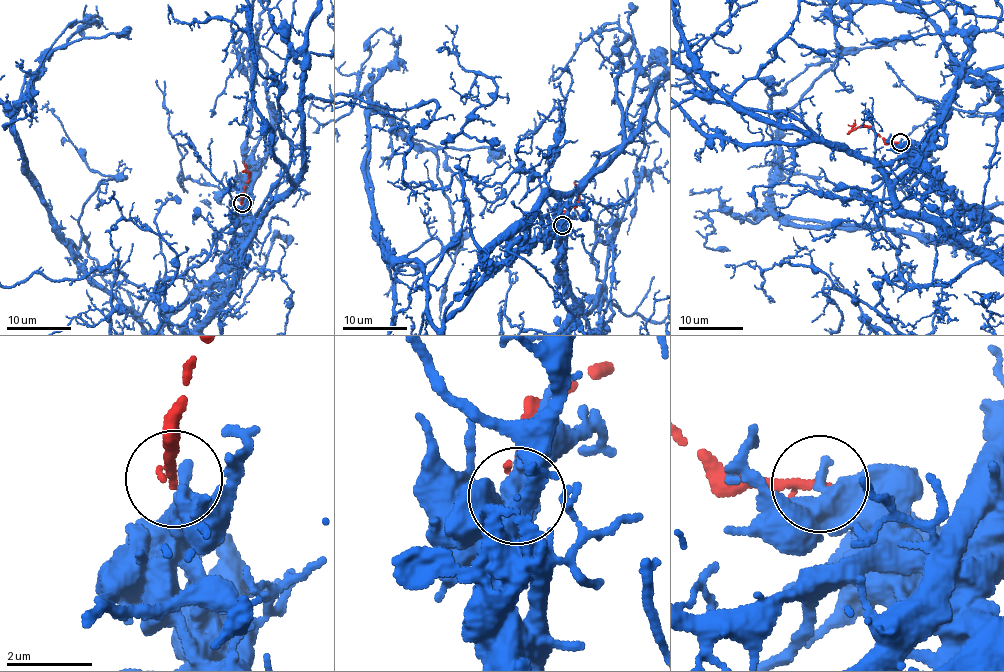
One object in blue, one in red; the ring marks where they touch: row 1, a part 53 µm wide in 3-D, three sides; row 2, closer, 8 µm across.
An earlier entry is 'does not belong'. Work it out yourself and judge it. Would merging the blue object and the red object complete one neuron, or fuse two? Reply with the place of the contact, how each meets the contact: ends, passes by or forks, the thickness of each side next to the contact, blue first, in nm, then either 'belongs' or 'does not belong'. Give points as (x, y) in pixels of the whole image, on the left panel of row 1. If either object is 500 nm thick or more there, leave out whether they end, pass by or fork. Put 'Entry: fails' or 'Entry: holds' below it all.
place (242, 203); blue ends; red ends; calibres 460 and 200 nm; does not belong
Entry: holds

